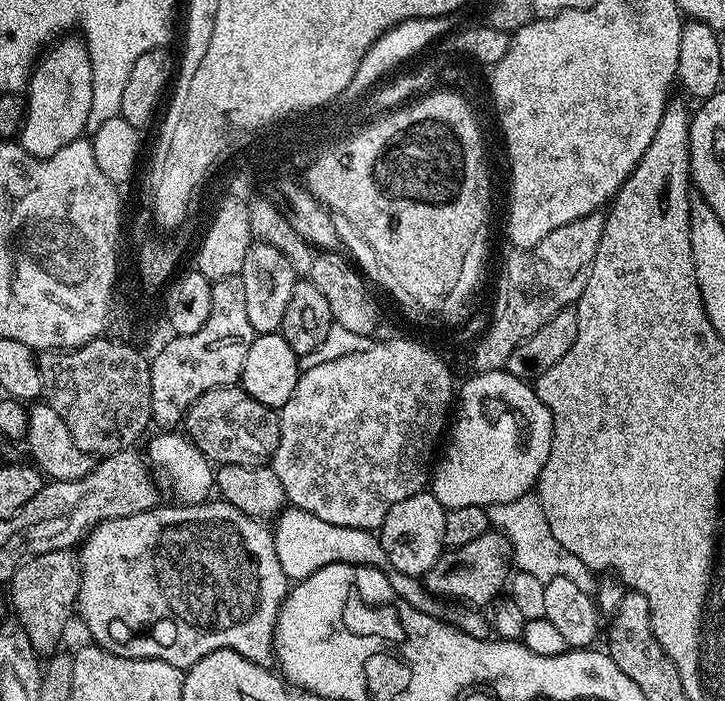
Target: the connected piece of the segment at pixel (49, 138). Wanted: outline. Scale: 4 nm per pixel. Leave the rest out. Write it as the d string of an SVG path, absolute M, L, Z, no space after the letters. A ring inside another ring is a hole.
M72 34L57 39L37 59L32 76L28 79L26 89L26 111L24 125L20 128L18 143L30 154L38 158L50 158L62 150L62 146L70 146L70 142L81 139L85 135L84 128L89 127L88 115L92 113L92 63L88 53L88 45L83 39L72 37Z

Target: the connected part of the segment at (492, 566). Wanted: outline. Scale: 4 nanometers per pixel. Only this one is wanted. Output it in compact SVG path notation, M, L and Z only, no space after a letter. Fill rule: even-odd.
M489 530L466 545L441 552L438 562L422 577L422 583L437 598L445 596L448 600L465 600L468 606L488 606L507 585L512 559L511 542L504 533Z

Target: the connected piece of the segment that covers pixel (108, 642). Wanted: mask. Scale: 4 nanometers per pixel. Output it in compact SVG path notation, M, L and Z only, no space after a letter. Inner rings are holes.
M212 498L200 504L176 502L173 505L173 508L154 506L142 514L130 514L126 518L104 520L84 537L82 547L78 552L80 593L76 595L76 602L78 616L84 619L84 624L88 627L89 634L92 635L89 637L95 643L110 649L122 658L161 660L170 662L170 666L178 666L182 670L193 668L203 656L223 648L234 650L238 654L242 654L242 658L255 664L271 665L274 660L272 639L276 633L276 618L280 615L280 608L284 604L284 597L288 595L290 587L290 579L283 572L278 554L275 553L273 533L261 521L254 519L253 516L242 514L242 510L230 506L219 498Z

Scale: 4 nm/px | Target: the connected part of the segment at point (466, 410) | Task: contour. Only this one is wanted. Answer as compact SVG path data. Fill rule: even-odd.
M506 370L476 372L461 388L459 385L458 407L455 409L447 440L443 445L444 453L442 448L430 472L432 496L438 498L445 510L462 506L486 509L498 503L514 502L535 489L536 480L542 474L542 466L546 466L546 458L550 458L552 415L529 381L514 378L514 374Z

